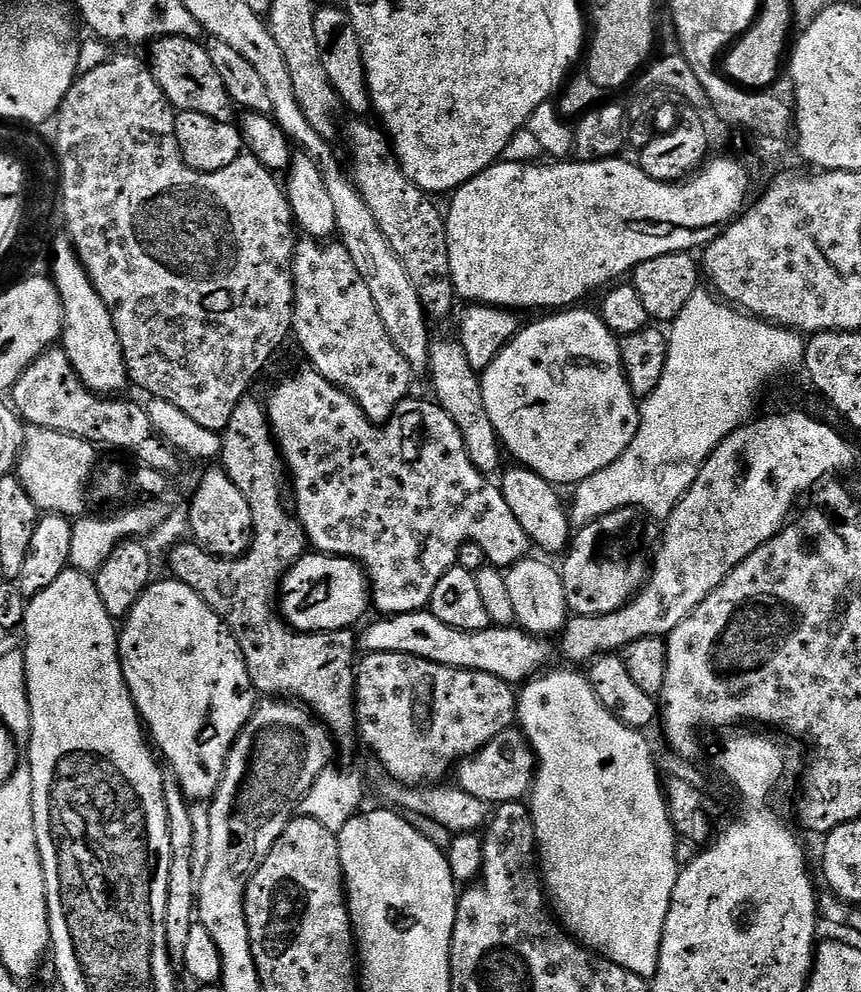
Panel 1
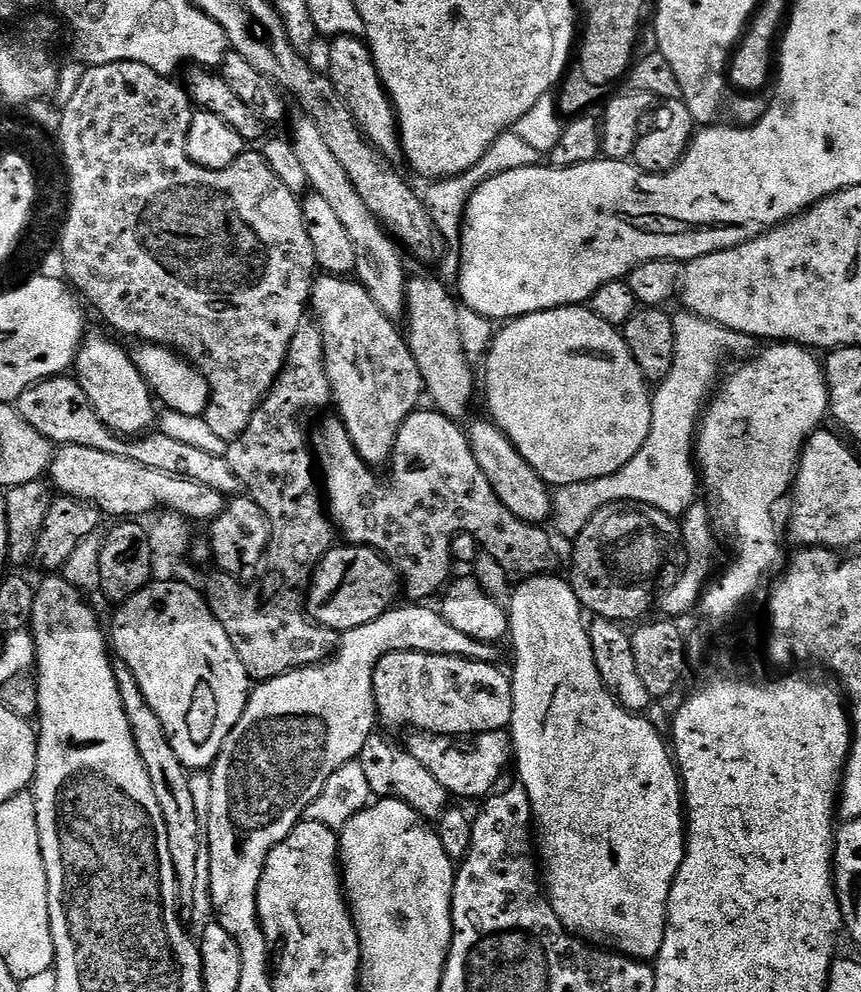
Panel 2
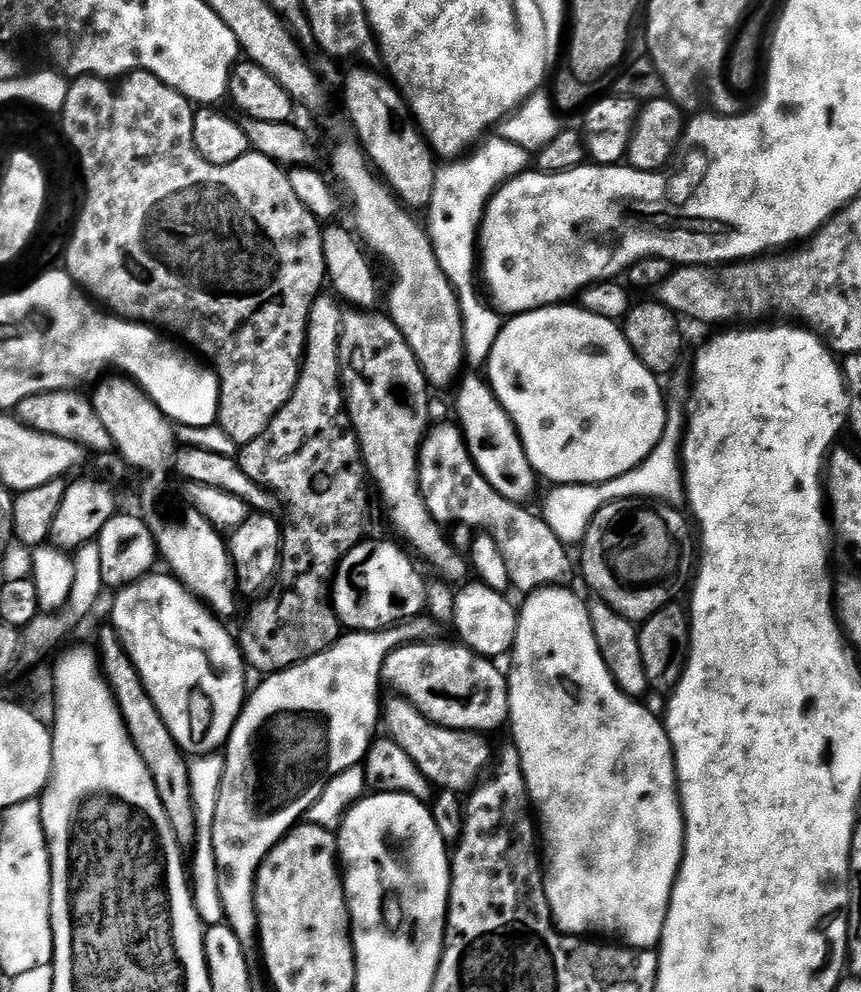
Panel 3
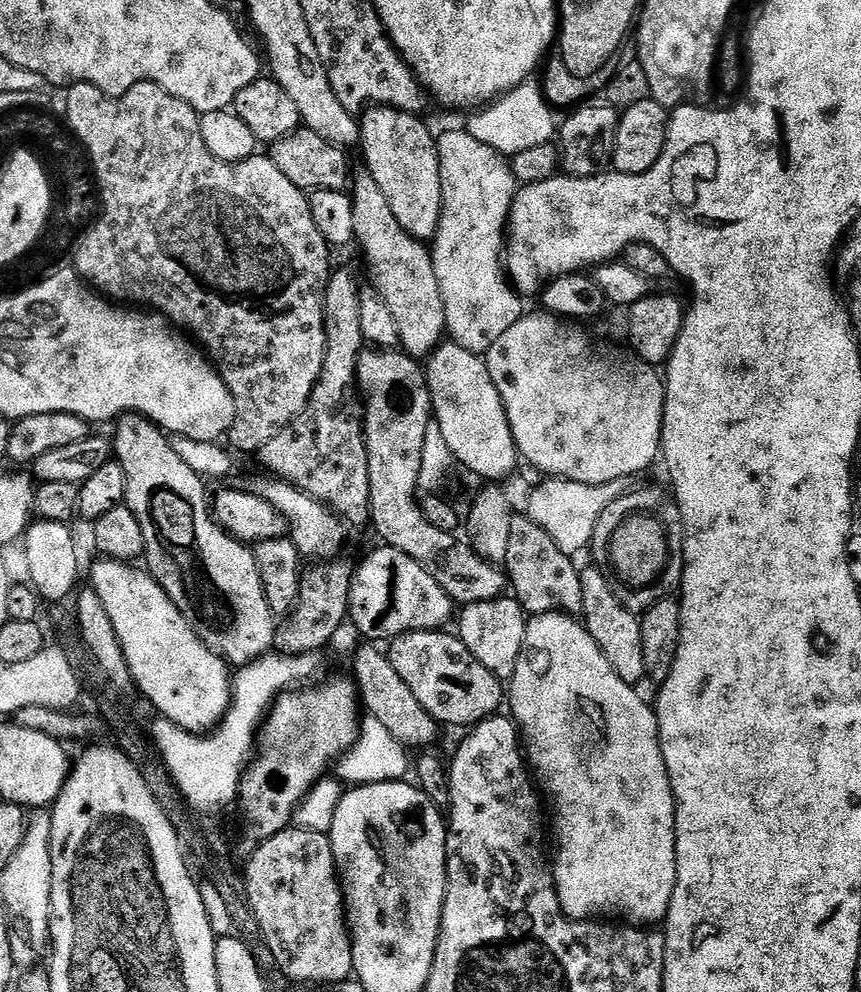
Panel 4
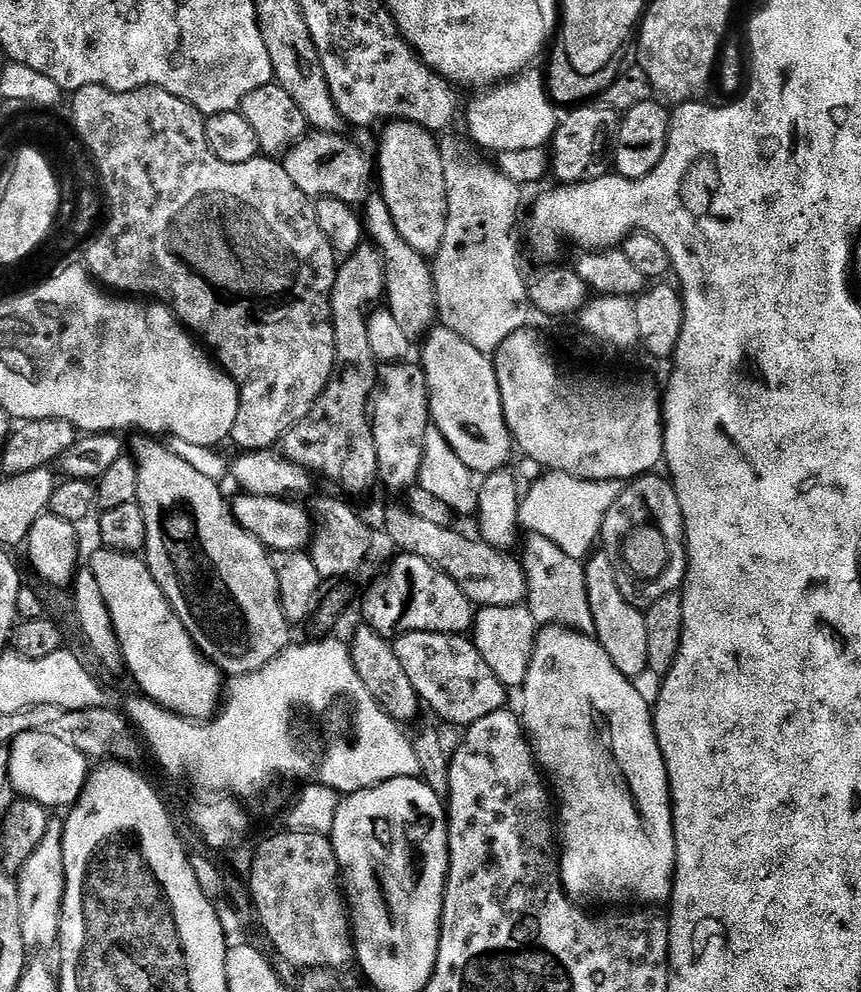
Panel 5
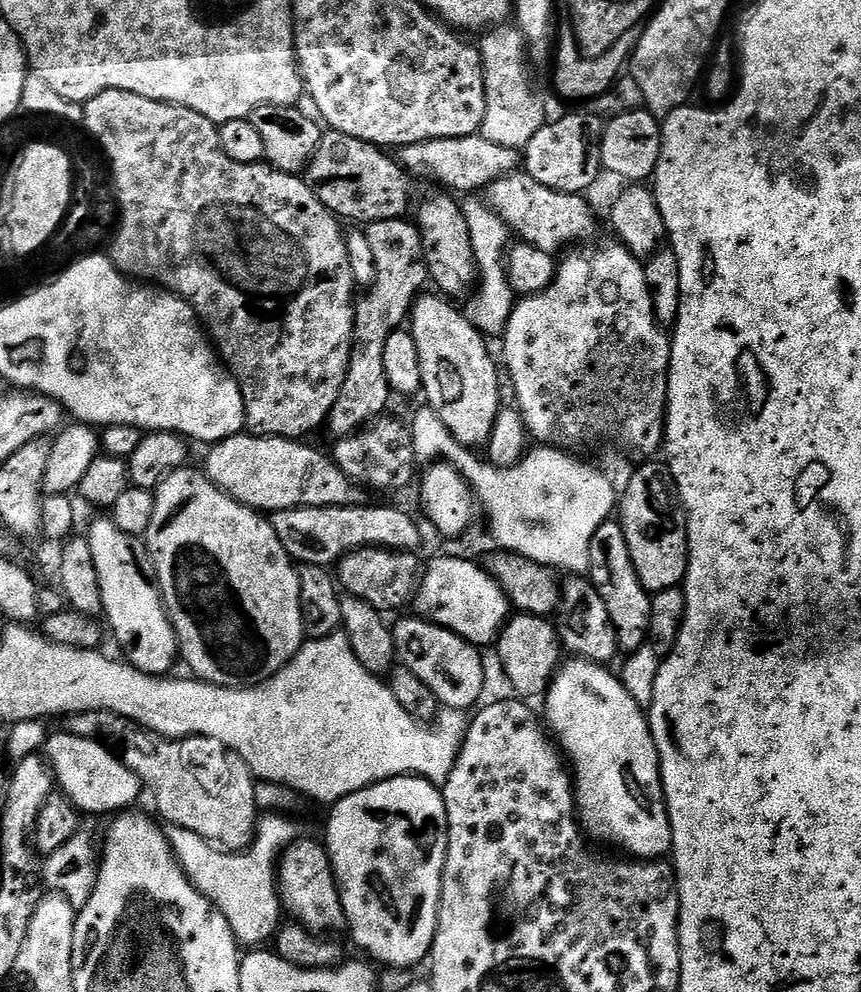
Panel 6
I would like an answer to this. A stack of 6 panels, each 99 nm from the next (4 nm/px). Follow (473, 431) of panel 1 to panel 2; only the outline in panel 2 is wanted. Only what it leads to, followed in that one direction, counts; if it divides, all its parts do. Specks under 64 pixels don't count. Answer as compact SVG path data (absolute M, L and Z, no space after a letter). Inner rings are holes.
M413 275L408 282L406 339L420 371L427 399L436 403L433 404L435 411L460 422L472 408L472 399L476 396L476 376L472 373L473 361L468 359L462 346L458 326L460 308L457 297L453 293L452 296L442 281L432 276Z

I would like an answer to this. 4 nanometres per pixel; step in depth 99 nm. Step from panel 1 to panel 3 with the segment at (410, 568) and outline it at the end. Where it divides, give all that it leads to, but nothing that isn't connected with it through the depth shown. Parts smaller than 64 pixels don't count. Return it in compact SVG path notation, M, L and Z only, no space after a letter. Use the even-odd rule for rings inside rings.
M455 423L440 424L431 429L425 435L423 444L420 445L420 493L424 496L426 506L430 514L442 526L453 526L465 524L472 529L487 533L494 542L498 544L498 550L502 552L506 568L509 570L509 582L513 589L520 591L520 594L537 592L540 588L560 586L571 572L574 572L574 560L568 557L569 549L550 530L550 526L544 520L543 515L531 512L524 508L523 503L515 500L502 498L490 482L486 482L484 475L478 470L478 466L472 461L470 450L464 441L464 434Z

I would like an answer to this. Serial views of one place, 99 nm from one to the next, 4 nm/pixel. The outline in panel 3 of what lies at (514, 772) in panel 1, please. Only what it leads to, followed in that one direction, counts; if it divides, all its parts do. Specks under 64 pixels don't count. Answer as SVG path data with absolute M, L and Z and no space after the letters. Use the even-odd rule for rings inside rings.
M403 698L391 699L385 699L382 704L383 731L410 756L429 785L445 792L467 793L481 779L490 764L490 756L488 760L488 752L484 749L485 737L479 732L443 728L433 720L427 720L410 701Z

